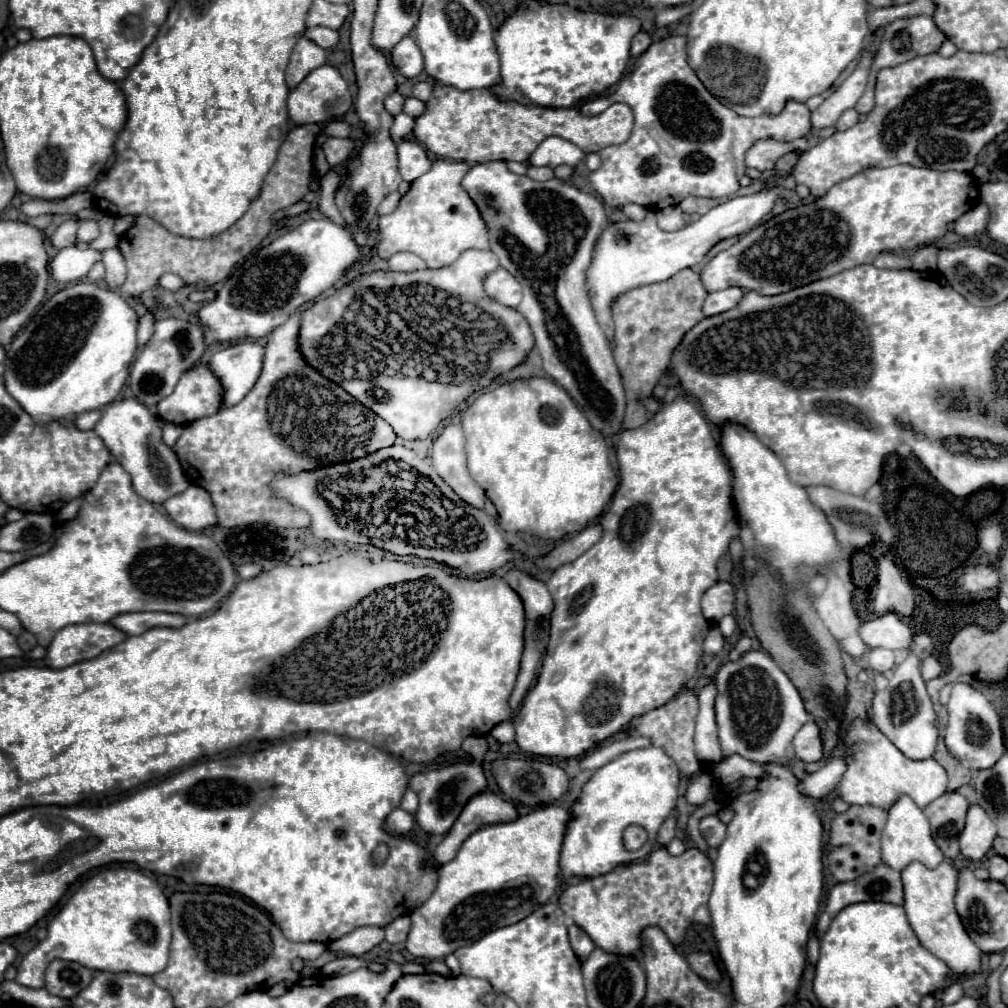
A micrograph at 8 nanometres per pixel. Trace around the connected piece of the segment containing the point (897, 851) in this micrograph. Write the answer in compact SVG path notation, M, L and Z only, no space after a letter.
M907 795L901 797L889 809L889 819L885 823L885 831L881 833L881 857L883 857L883 863L889 865L889 867L893 867L895 871L903 871L913 861L919 861L925 867L933 869L933 867L937 867L945 859L943 853L941 853L941 849L935 845L935 841L931 837L927 817L913 803L913 799L909 799Z

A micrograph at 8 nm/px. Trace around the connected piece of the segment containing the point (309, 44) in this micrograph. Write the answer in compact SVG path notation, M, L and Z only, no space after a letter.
M301 37L291 53L291 61L285 71L285 81L289 89L297 87L313 69L325 65L325 49L317 47L317 43Z

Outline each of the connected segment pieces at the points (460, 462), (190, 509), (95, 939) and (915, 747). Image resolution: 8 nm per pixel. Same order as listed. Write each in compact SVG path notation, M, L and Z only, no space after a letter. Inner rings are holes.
M451 423L435 439L431 449L431 459L437 475L469 505L483 509L485 493L471 479L465 465L465 435L461 425Z
M191 485L181 495L167 499L165 509L177 525L189 531L203 531L207 527L219 525L209 493L197 485Z
M105 869L89 877L79 891L65 903L65 907L53 917L47 927L47 939L41 941L33 951L29 951L19 969L15 981L19 985L39 989L44 986L44 973L53 959L73 959L91 971L117 971L117 973L137 973L153 977L167 967L169 945L171 945L171 911L169 901L161 887L137 869Z
M895 669L895 675L891 677L885 691L877 691L871 705L871 719L877 725L877 729L909 759L923 761L933 757L937 741L939 741L939 729L937 729L937 713L933 709L933 701L925 689L925 681L919 677L919 673L913 669L905 671Z

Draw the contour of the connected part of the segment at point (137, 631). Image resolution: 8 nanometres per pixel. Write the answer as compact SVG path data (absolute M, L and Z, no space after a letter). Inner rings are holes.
M125 613L111 619L111 623L121 631L125 631L127 635L141 635L153 627L179 629L187 621L189 621L187 617L175 615L175 613Z

